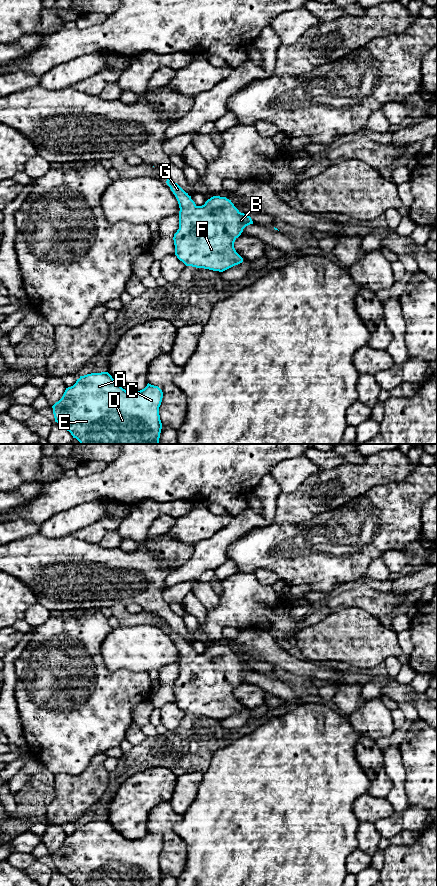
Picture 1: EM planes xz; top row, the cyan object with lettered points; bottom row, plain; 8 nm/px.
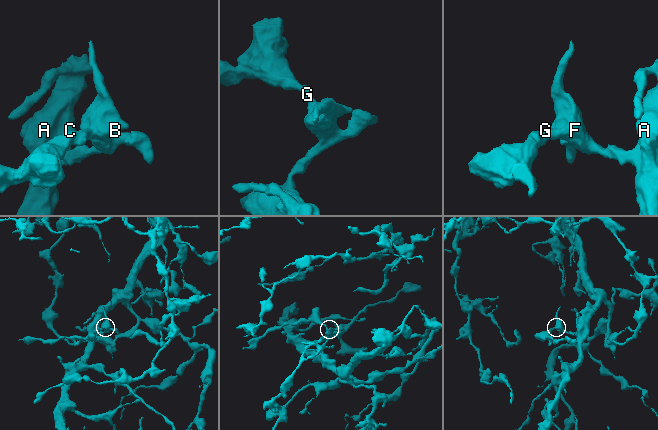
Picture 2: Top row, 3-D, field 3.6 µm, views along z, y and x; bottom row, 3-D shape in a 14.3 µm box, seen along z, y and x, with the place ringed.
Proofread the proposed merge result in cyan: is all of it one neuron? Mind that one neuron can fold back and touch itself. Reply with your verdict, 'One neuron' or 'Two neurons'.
One neuron

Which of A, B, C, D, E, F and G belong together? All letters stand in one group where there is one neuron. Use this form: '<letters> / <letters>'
A B C D E F G

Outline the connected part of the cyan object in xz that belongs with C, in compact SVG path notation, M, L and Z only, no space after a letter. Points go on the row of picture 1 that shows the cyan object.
M101 372L80 376L73 386L66 388L62 398L52 408L55 422L69 431L80 444L159 444L162 398L163 392L158 386L148 383L140 391L126 391L108 372Z

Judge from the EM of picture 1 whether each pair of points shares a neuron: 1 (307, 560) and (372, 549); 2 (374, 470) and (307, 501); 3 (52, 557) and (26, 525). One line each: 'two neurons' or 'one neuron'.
1: one neuron
2: one neuron
3: two neurons

